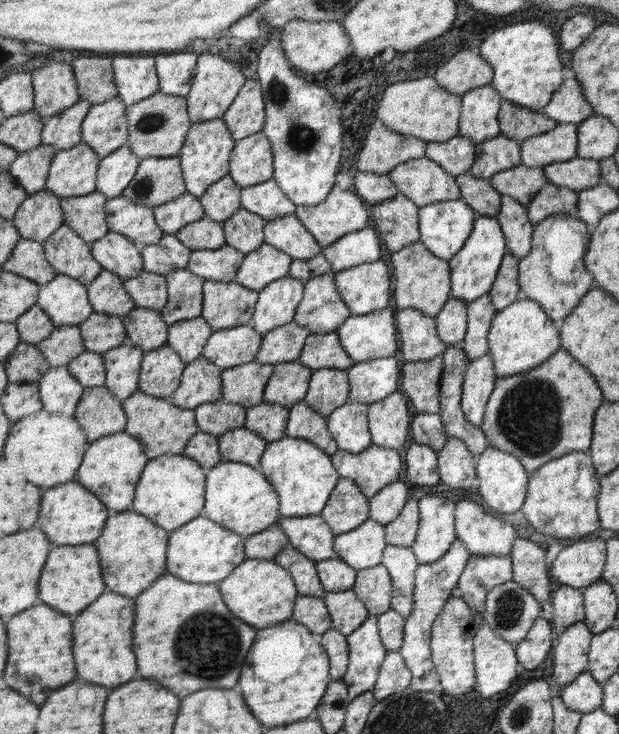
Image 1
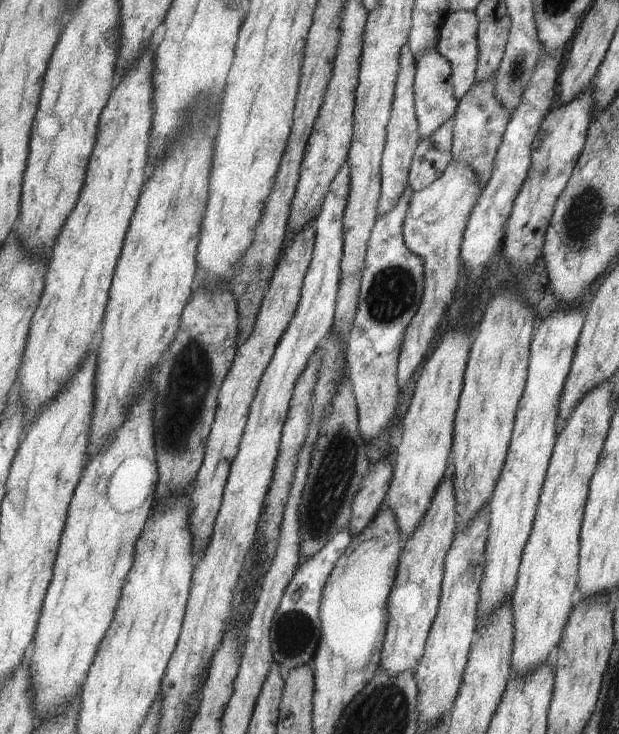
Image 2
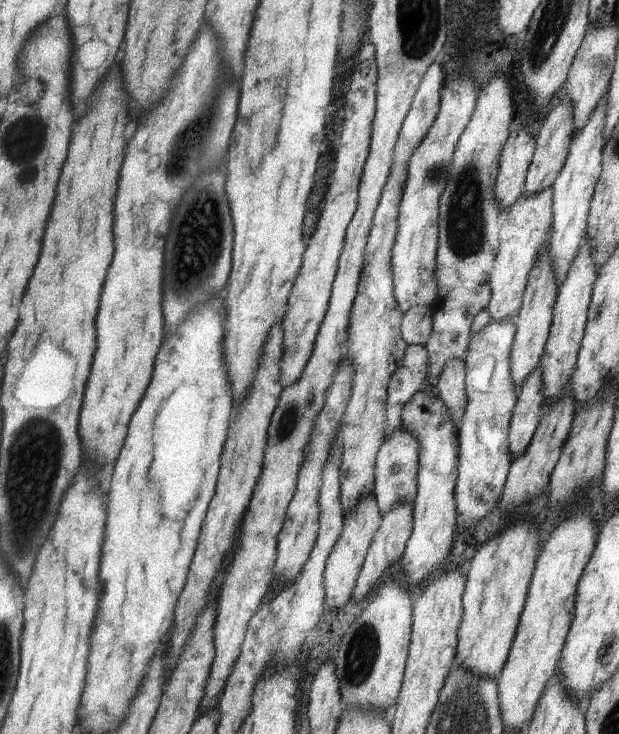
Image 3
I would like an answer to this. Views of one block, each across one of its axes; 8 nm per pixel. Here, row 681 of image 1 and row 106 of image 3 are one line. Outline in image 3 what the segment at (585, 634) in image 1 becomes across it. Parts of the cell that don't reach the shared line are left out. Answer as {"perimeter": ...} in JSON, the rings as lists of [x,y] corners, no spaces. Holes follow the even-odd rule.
{"perimeter":[[[566,99],[560,104],[553,106],[551,110],[548,110],[541,124],[535,139],[534,160],[526,172],[525,191],[522,192],[523,196],[537,194],[537,192],[552,188],[554,181],[557,180],[558,174],[562,170],[562,166],[565,164],[566,154],[569,152],[573,134],[574,122],[571,120],[571,104]]]}

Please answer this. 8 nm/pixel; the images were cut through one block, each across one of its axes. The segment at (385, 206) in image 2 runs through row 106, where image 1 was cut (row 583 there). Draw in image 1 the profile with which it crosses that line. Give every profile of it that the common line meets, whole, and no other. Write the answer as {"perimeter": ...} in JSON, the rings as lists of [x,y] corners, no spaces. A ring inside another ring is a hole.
{"perimeter":[[[388,545],[382,564],[390,570],[391,579],[394,582],[394,597],[392,598],[392,609],[400,612],[402,617],[410,617],[415,604],[416,570],[421,564],[418,561],[418,555],[412,548],[404,546]]]}

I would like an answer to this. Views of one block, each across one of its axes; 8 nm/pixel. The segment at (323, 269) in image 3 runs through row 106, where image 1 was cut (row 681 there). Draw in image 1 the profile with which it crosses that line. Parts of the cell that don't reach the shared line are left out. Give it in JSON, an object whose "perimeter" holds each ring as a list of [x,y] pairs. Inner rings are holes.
{"perimeter":[[[378,617],[368,618],[353,634],[348,636],[350,648],[350,663],[347,674],[341,679],[347,683],[350,698],[373,691],[380,675],[381,665],[385,662],[387,647],[383,644],[378,625]]]}

